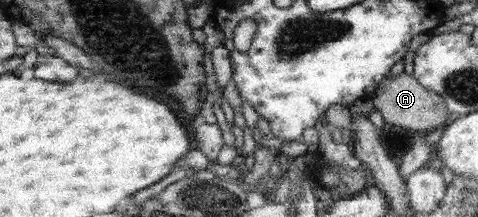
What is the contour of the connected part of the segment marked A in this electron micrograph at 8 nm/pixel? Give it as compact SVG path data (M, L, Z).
M402 72L397 77L385 78L378 86L372 102L375 108L383 113L385 121L389 125L401 127L407 130L417 130L425 135L439 127L446 127L453 116L442 94L423 86L413 75Z

